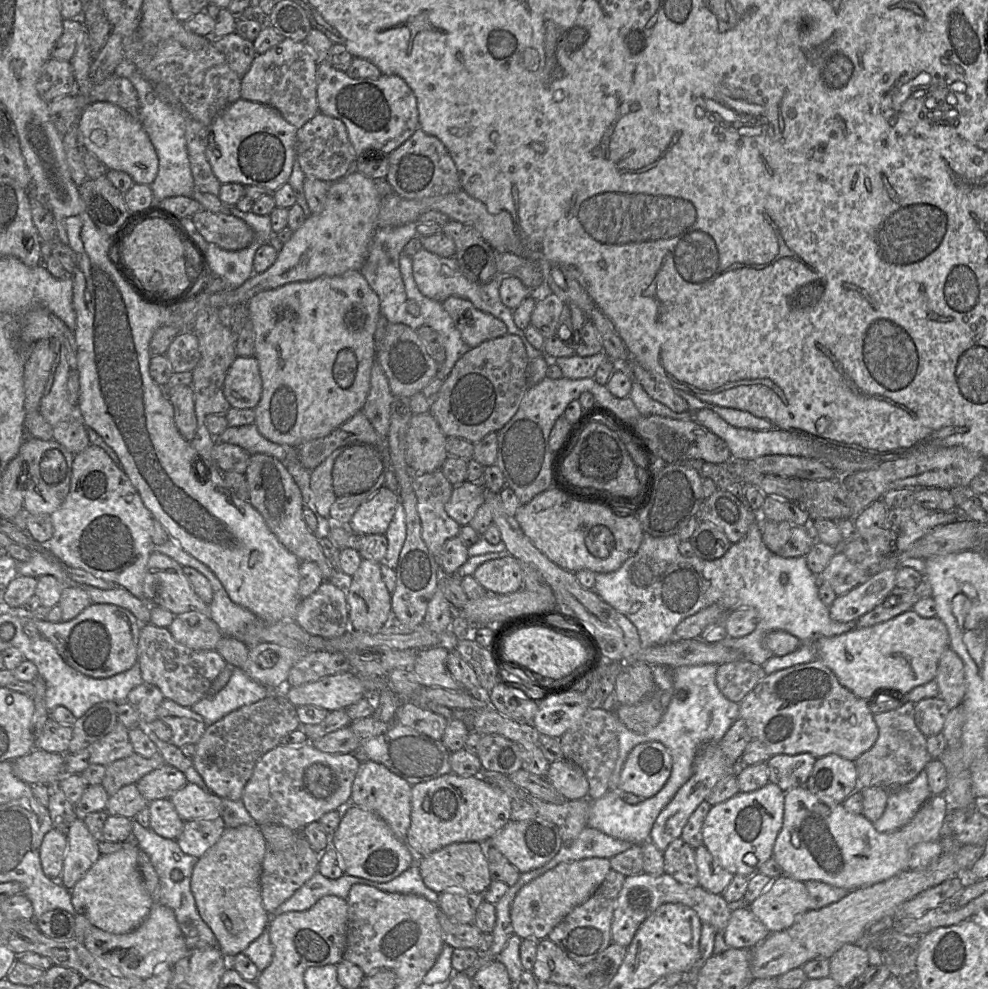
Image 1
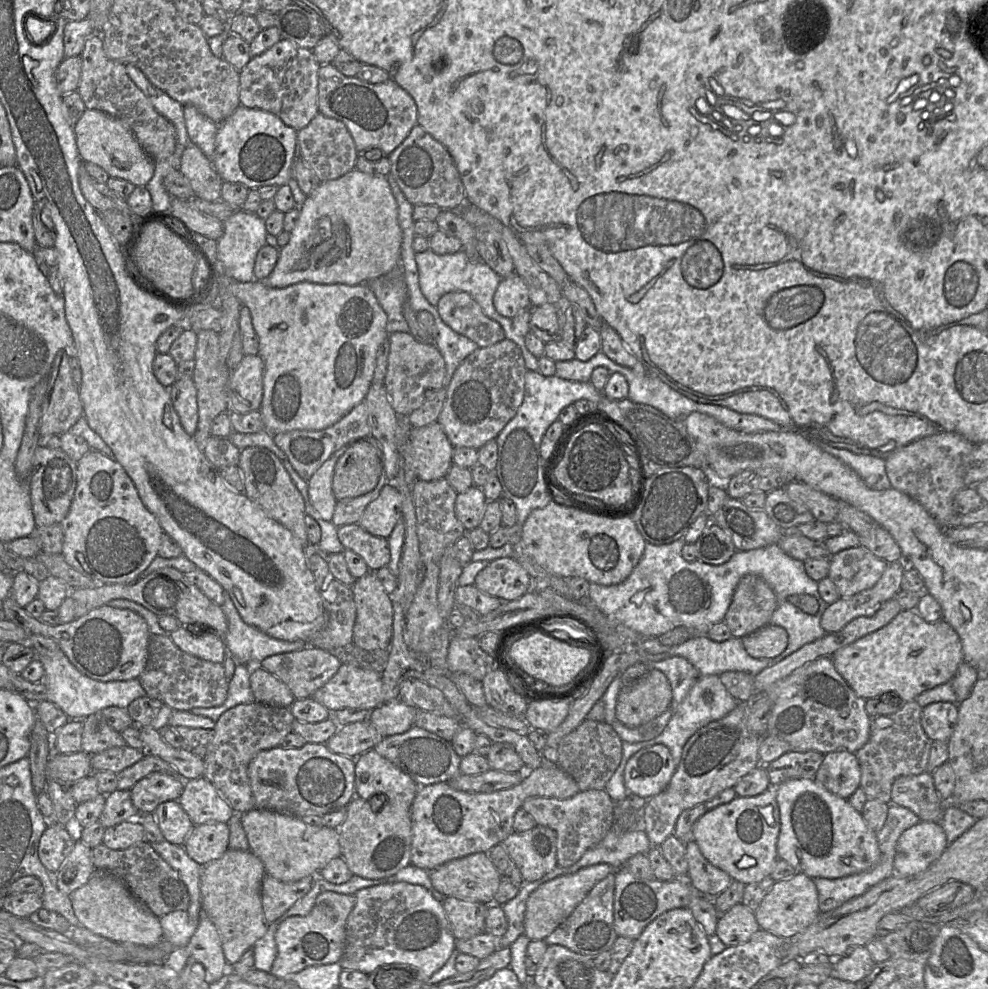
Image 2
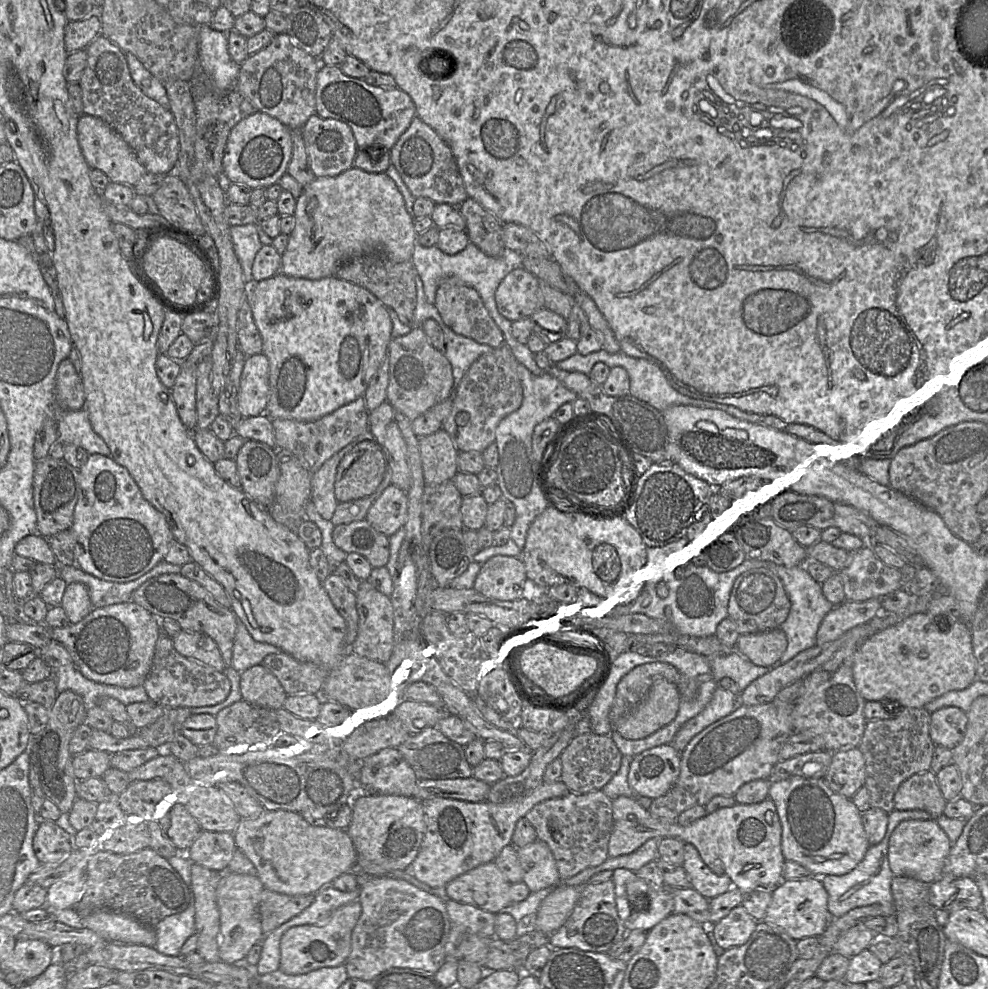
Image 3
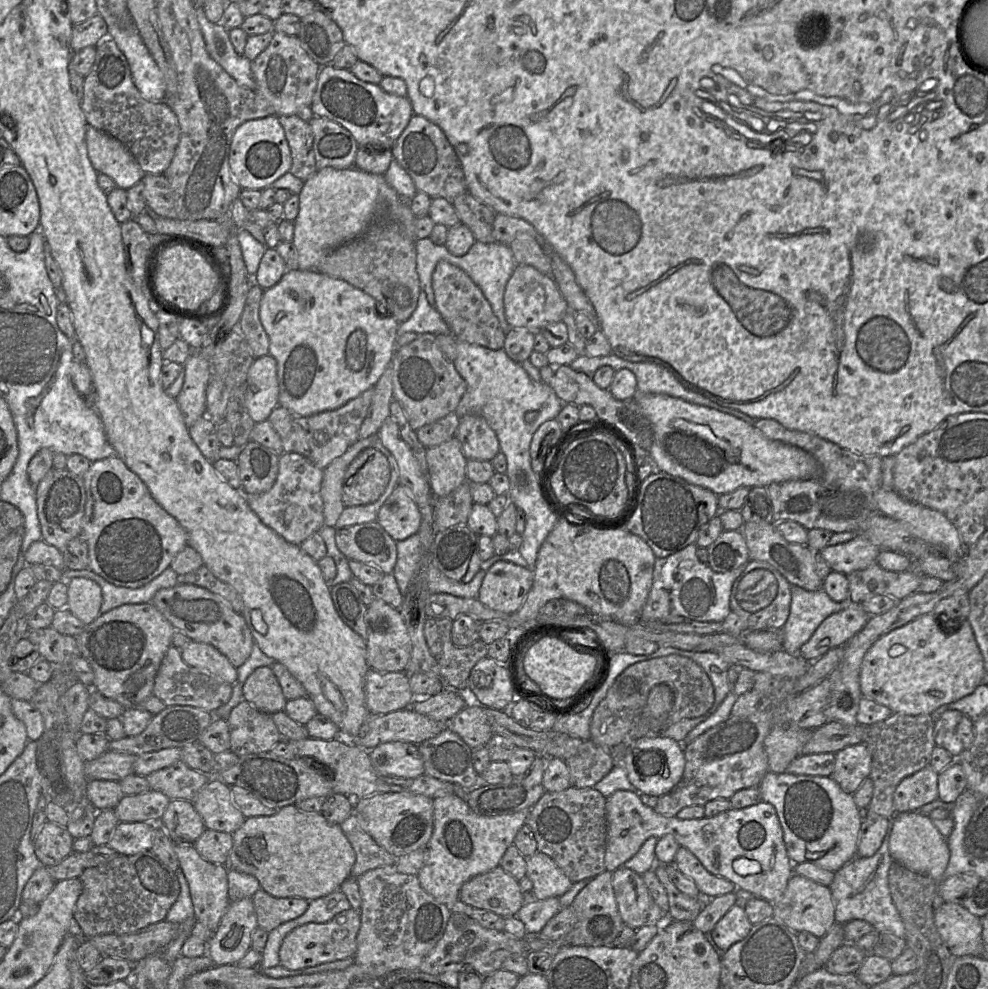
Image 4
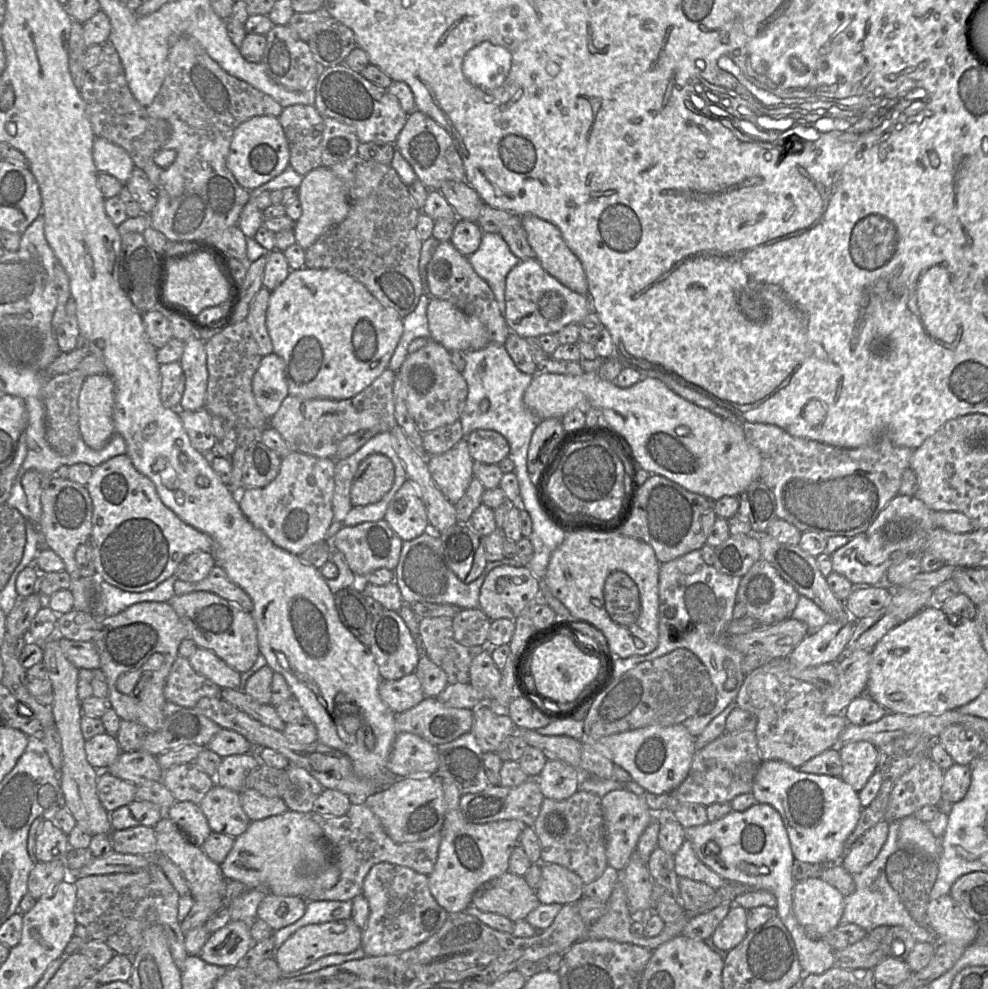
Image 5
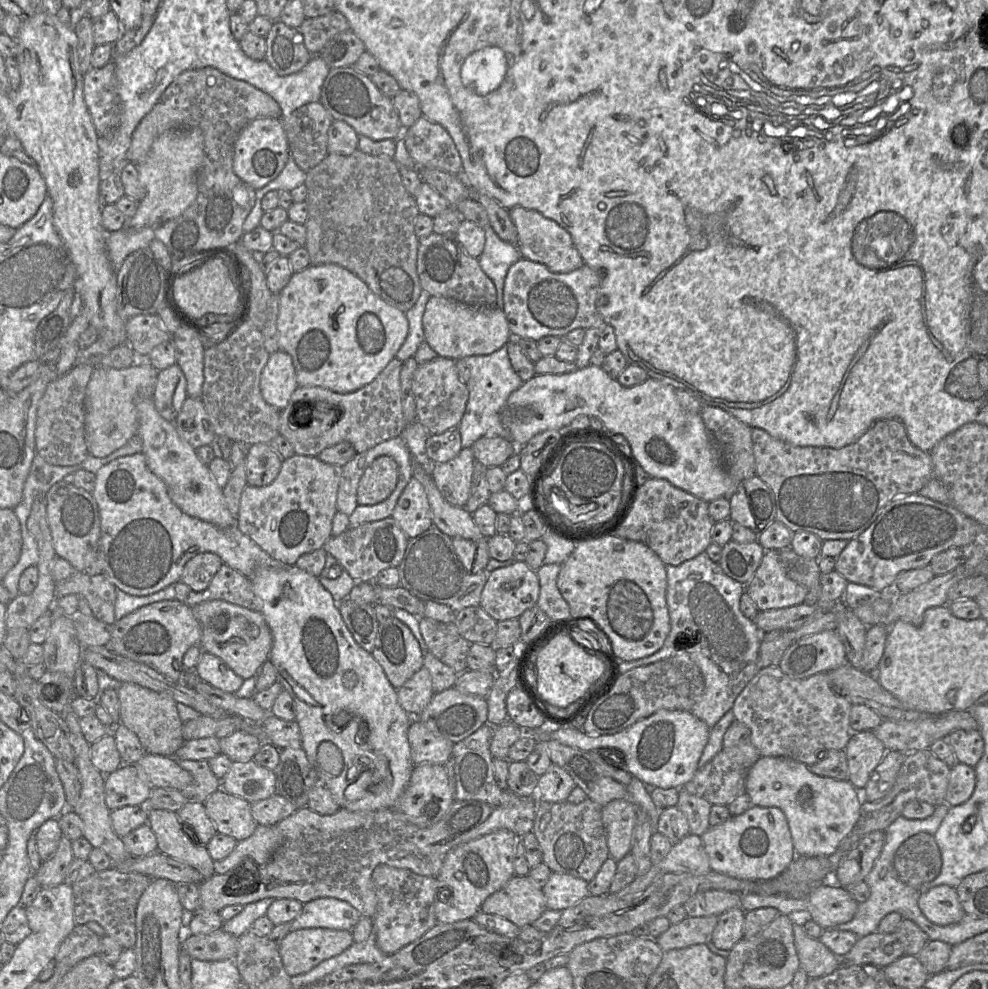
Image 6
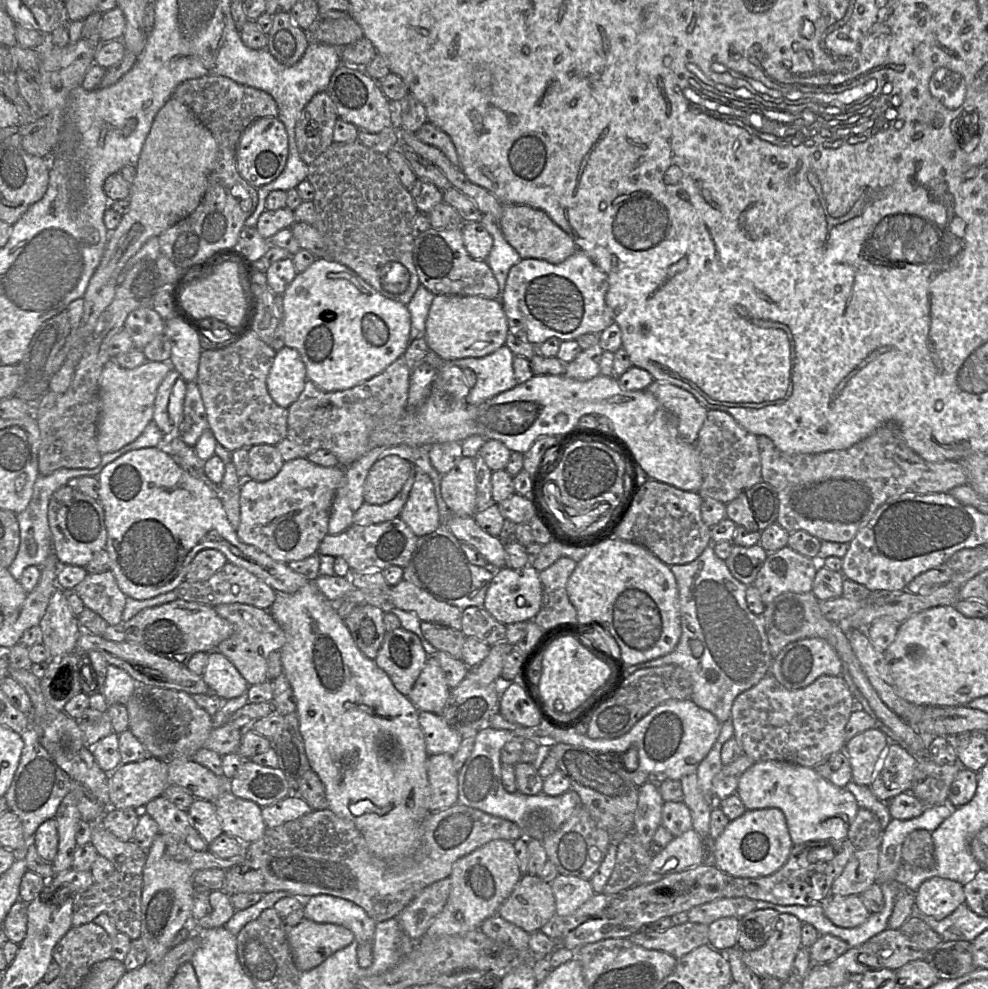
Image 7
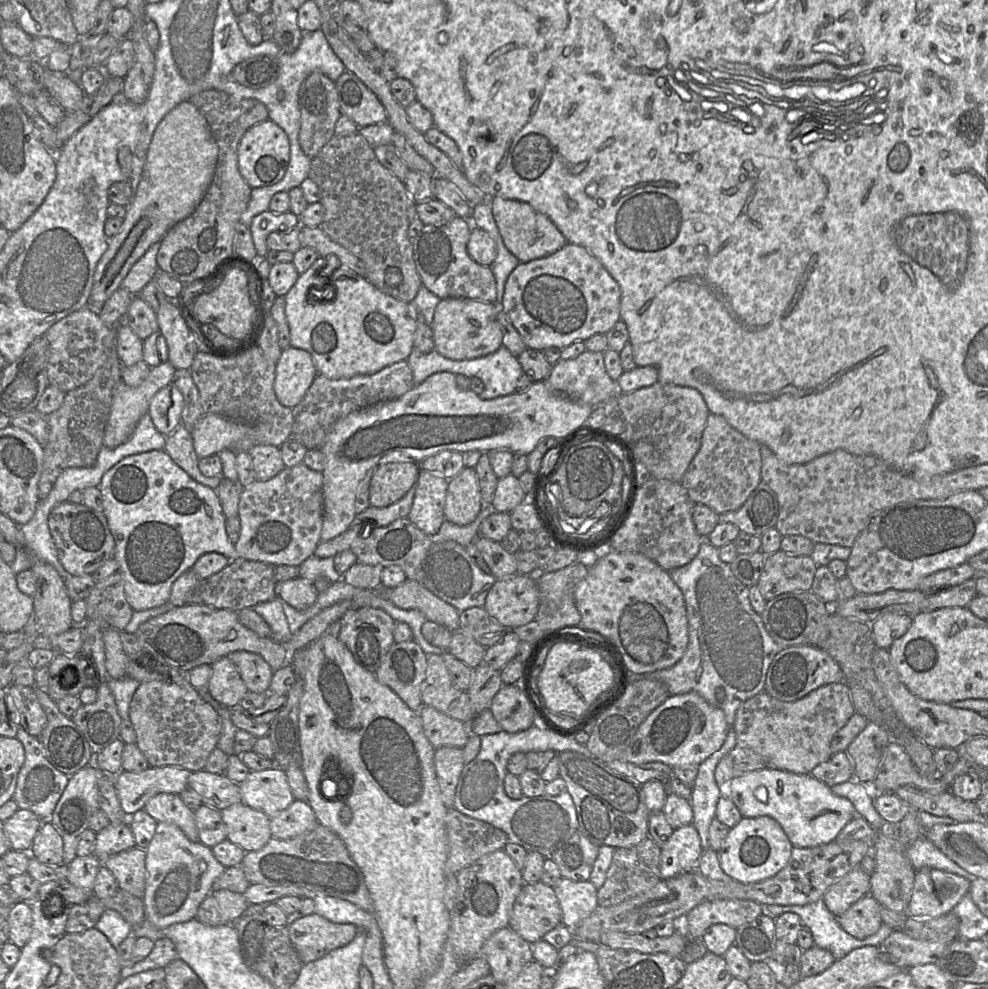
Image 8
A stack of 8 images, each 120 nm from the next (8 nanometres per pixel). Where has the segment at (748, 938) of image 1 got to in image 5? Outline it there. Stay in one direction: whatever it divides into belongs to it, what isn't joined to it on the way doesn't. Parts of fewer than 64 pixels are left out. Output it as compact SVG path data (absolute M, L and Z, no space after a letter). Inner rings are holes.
M731 905L727 915L712 934L712 941L723 951L730 951L748 934L747 910L739 905Z

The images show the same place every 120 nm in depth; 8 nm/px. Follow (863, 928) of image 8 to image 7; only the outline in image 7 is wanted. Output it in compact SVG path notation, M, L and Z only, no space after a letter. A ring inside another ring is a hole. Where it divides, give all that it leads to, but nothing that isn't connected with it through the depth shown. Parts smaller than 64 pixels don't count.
M829 895L822 903L828 919L836 926L854 928L863 924L870 912L863 904L860 895Z

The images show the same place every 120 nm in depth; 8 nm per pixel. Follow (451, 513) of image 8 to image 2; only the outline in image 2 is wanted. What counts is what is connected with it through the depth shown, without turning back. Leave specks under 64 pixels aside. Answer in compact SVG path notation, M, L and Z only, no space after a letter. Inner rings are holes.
M438 422L412 427L409 442L418 479L433 481L447 476L454 447Z

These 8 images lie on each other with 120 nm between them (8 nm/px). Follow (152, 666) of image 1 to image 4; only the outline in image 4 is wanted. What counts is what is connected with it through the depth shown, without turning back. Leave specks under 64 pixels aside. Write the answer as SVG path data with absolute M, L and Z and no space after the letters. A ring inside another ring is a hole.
M171 645L167 650L154 680L152 694L166 706L185 705L213 712L226 704L232 696L233 685L218 679L210 673L189 666L181 656L180 650Z

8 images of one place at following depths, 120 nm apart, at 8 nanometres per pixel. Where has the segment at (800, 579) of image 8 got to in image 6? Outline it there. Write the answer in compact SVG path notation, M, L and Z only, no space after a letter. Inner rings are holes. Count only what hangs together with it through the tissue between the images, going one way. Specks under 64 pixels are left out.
M776 550L765 552L753 578L745 586L745 592L759 611L792 607L809 597L806 587L786 575Z

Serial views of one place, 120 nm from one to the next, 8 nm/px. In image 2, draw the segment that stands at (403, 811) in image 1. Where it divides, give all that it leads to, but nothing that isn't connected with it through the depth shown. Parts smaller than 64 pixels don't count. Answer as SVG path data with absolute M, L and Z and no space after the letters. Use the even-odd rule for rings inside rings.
M371 749L360 756L354 756L355 761L355 796L369 800L376 794L384 794L391 805L400 805L410 811L419 786L407 774L397 768L389 760Z

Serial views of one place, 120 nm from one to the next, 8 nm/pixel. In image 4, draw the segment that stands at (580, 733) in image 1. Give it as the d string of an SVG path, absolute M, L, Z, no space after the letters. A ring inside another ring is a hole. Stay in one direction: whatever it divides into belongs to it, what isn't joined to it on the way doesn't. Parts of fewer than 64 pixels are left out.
M584 740L575 755L565 760L570 773L570 785L576 788L594 787L614 767L611 751Z

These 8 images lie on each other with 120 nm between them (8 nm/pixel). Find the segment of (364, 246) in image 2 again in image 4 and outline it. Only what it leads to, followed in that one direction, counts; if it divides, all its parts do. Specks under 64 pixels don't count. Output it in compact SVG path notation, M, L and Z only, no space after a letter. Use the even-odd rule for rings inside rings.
M356 167L317 170L304 181L299 196L299 212L294 222L292 243L298 252L298 269L315 270L319 262L340 245L359 237L370 225L377 212L377 204L388 203L403 232L413 239L416 217L409 201L404 200L386 181L383 174L373 174Z

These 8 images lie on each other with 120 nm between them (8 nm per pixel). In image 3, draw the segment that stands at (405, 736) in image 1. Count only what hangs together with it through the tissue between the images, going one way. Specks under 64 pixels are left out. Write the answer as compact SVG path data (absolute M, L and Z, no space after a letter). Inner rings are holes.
M428 727L417 734L411 734L407 740L397 746L404 760L413 769L418 780L443 780L469 778L472 767L466 760L465 746L462 746L434 727Z

